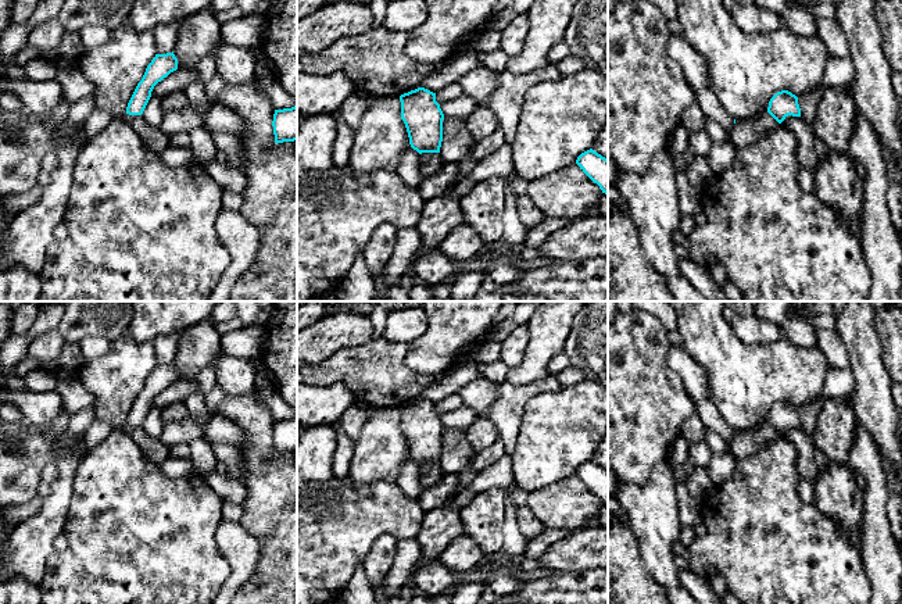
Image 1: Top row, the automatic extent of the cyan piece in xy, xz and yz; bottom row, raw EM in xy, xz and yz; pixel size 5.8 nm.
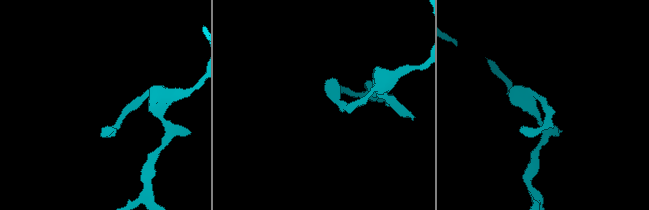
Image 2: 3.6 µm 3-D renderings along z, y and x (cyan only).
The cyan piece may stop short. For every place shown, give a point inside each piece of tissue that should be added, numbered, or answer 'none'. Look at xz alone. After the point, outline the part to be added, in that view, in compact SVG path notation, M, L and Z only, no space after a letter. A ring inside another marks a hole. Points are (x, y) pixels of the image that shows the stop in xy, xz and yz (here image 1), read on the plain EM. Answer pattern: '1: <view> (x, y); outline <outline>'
none

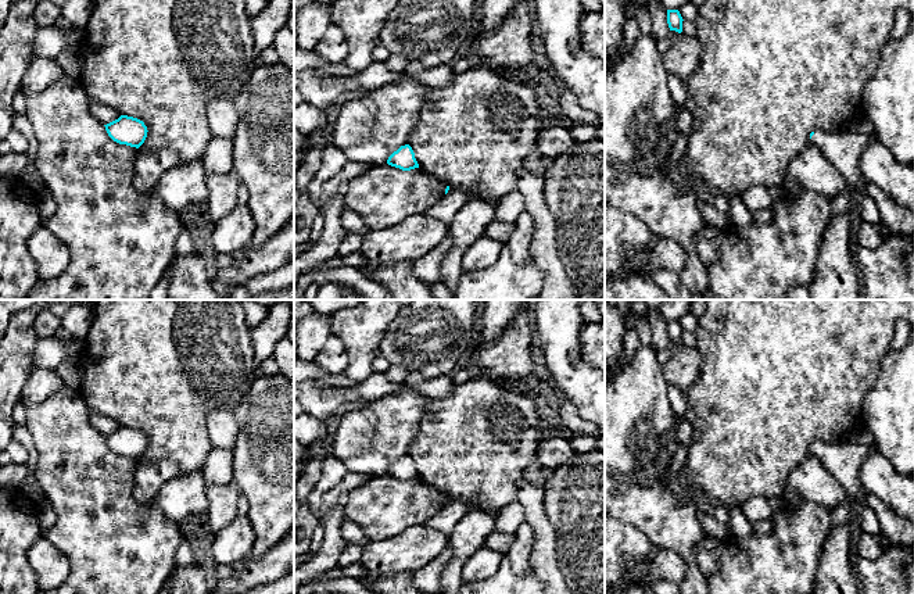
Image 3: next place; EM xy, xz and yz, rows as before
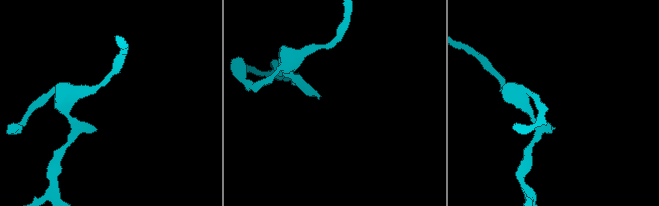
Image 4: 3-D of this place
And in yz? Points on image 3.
1: yz (843, 460); outline M846 440L834 444L814 441L810 452L822 461L824 466L840 482L847 494L849 502L834 508L831 512L829 526L832 532L836 526L849 520L852 505L863 501L864 489L859 473L864 461L872 454L872 448Z

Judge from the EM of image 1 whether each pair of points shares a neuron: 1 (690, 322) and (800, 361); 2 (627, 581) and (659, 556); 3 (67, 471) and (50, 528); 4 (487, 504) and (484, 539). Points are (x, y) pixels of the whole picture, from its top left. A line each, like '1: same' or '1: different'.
1: same
2: different
3: same
4: same

